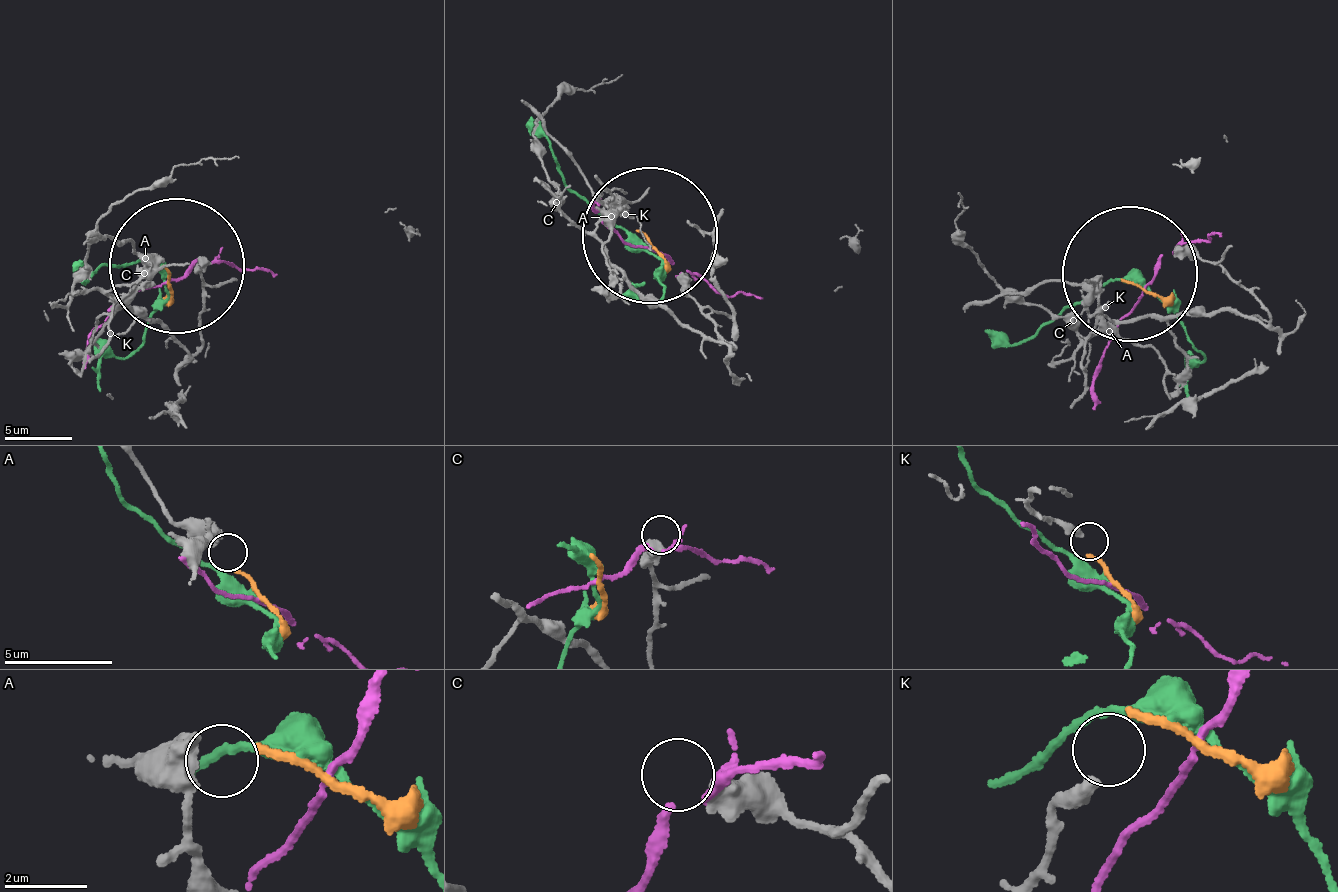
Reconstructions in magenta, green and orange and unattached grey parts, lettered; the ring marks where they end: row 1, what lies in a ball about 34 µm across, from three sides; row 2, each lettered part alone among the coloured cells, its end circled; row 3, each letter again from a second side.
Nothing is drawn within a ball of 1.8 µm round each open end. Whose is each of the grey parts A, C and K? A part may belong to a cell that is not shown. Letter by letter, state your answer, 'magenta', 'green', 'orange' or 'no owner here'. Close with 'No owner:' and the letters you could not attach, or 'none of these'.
A: orange
C: no owner here
K: no owner here
No owner: C, K

